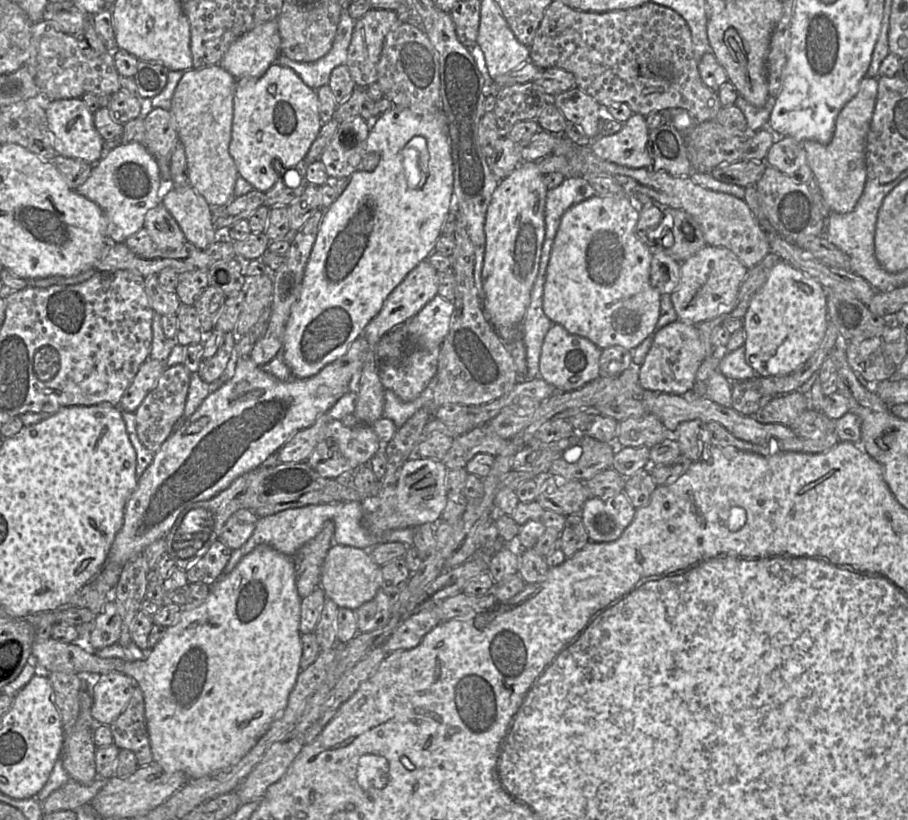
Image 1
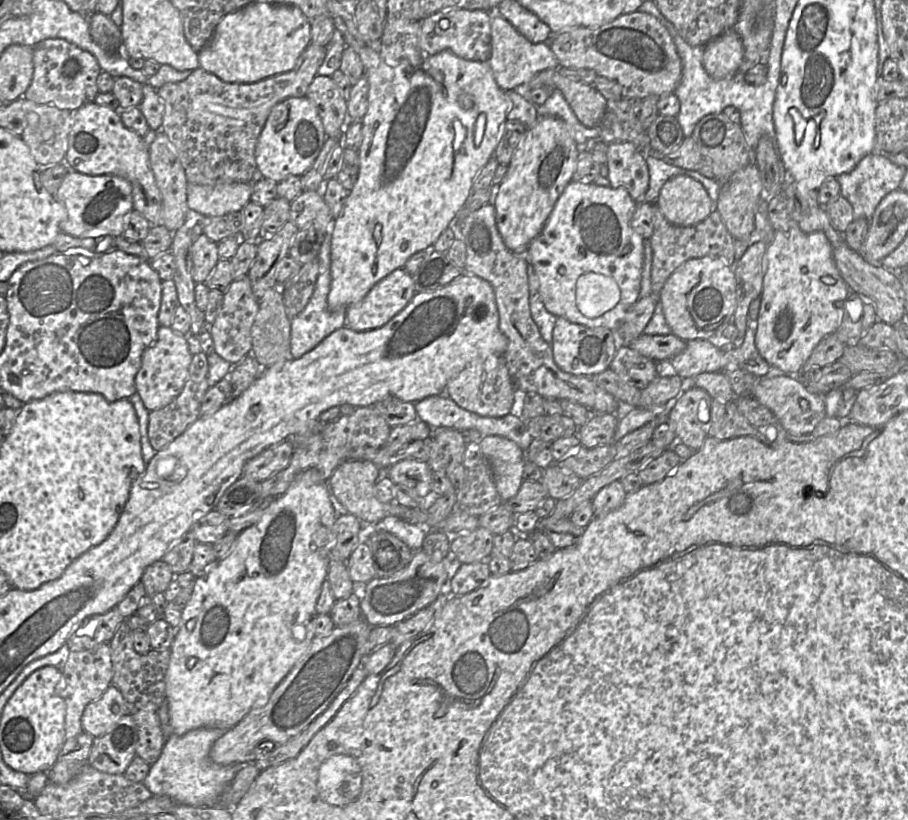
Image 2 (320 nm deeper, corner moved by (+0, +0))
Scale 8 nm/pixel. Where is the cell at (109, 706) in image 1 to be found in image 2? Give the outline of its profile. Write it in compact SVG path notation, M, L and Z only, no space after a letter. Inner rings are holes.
M112 684L99 699L86 706L81 718L83 731L94 738L103 736L128 714L127 701L120 690Z

